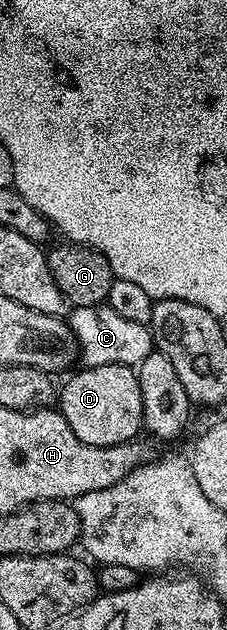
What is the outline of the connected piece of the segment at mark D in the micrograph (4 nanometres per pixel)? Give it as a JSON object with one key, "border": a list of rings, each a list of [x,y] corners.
{"border":[[[96,364],[83,367],[83,372],[78,372],[66,385],[61,385],[60,395],[56,404],[62,417],[72,426],[72,434],[80,438],[80,442],[91,444],[97,448],[111,448],[117,444],[129,444],[135,439],[139,431],[143,431],[142,422],[142,395],[137,371],[129,364]]]}

